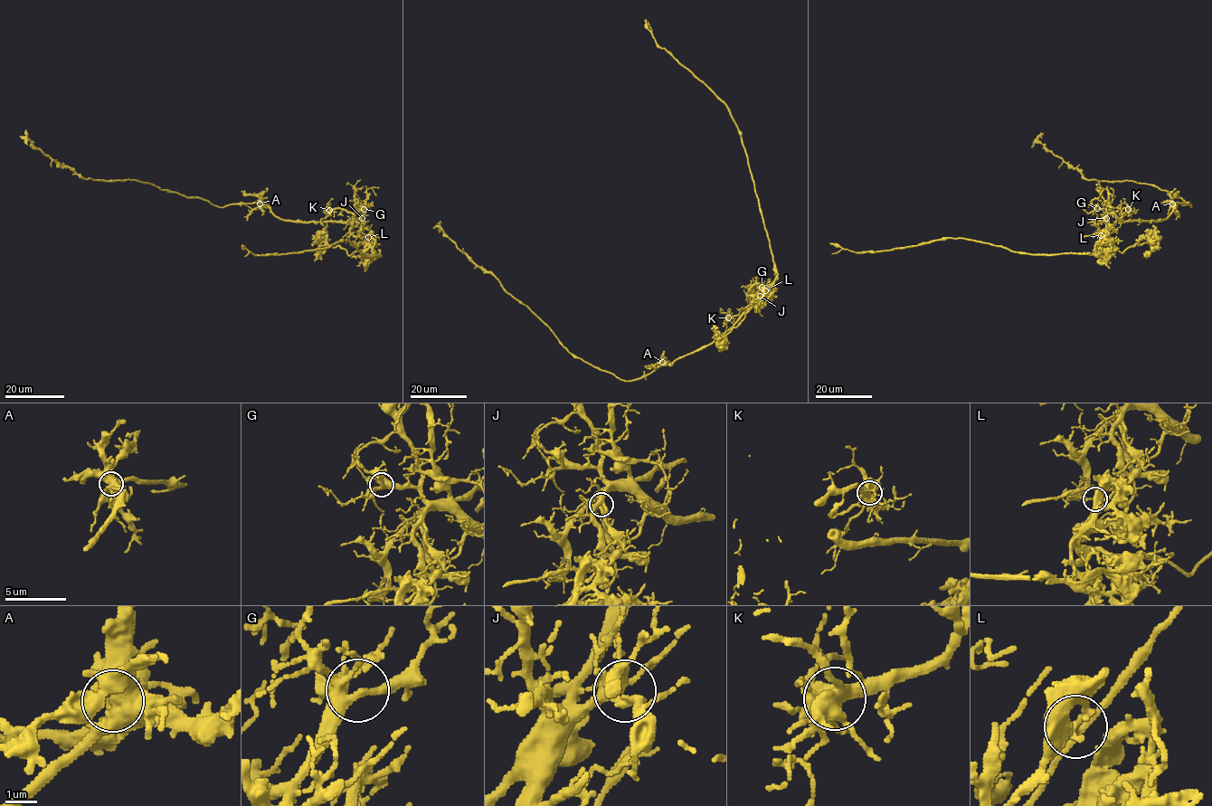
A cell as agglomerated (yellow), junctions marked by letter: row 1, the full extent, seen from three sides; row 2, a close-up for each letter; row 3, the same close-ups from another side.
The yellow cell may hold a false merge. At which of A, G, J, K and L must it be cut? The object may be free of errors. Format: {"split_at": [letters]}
{"split_at": ["L"]}

